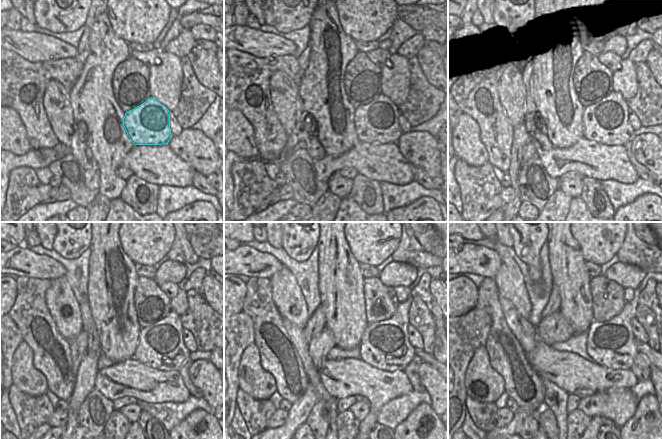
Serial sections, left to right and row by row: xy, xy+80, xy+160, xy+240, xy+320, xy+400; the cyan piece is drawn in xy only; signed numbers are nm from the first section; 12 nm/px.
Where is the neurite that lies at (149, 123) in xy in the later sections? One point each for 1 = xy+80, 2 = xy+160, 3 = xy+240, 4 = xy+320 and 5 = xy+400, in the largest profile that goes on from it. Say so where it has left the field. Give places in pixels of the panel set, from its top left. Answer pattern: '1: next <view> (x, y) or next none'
1: next xy+80 (376, 122)
2: next xy+160 (607, 121)
3: next xy+240 (160, 345)
4: next xy+320 (385, 345)
5: next xy+400 (611, 344)

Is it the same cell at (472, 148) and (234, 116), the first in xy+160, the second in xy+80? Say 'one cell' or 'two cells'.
one cell

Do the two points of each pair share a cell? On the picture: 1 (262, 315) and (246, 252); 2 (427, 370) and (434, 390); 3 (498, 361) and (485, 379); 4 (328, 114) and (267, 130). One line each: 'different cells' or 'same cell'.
1: different cells
2: same cell
3: different cells
4: different cells

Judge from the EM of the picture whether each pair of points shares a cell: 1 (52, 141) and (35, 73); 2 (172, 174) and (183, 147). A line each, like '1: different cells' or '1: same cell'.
1: same cell
2: different cells

